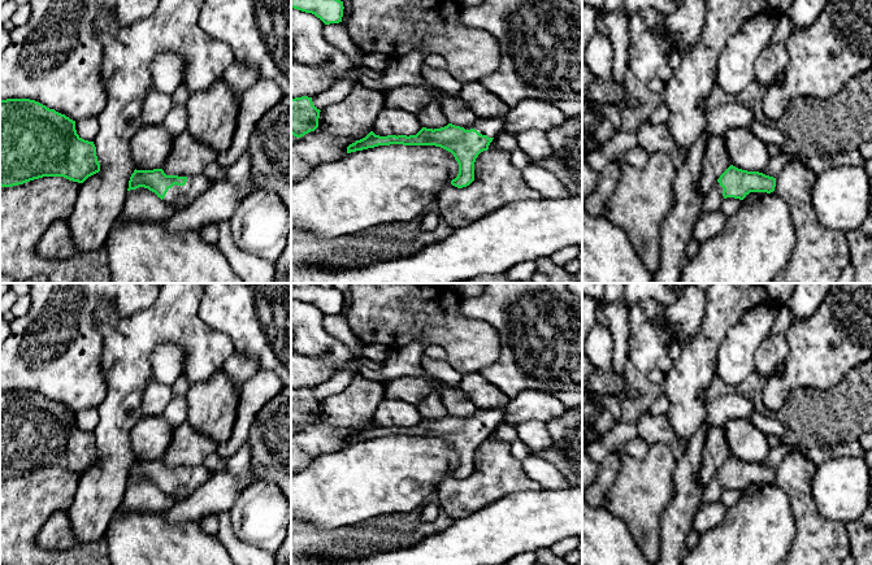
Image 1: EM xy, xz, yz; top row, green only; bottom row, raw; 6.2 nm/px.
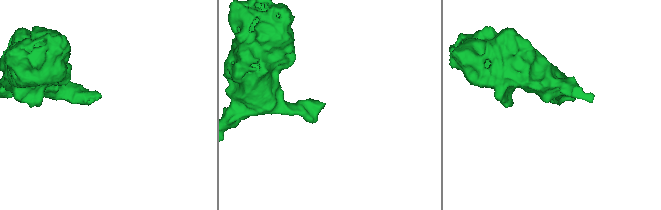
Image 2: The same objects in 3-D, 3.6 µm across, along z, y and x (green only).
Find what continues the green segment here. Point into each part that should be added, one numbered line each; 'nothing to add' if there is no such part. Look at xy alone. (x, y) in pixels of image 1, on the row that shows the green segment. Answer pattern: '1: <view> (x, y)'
1: xy (195, 186)

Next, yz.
1: yz (712, 201)

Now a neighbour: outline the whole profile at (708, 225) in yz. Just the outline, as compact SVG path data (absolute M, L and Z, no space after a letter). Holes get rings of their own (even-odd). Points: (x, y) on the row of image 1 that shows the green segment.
M721 210L702 213L693 227L691 238L699 244L706 243L724 229L726 218Z

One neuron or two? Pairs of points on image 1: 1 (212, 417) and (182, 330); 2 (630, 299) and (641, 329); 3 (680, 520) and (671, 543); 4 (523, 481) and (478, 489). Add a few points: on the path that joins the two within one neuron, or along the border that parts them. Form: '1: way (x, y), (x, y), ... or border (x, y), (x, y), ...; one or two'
1: border (221, 368), (205, 379), (190, 385); two
2: border (664, 305), (655, 300), (642, 300), (630, 309); two
3: way (675, 525), (673, 538); one
4: way (512, 481), (489, 482); one

